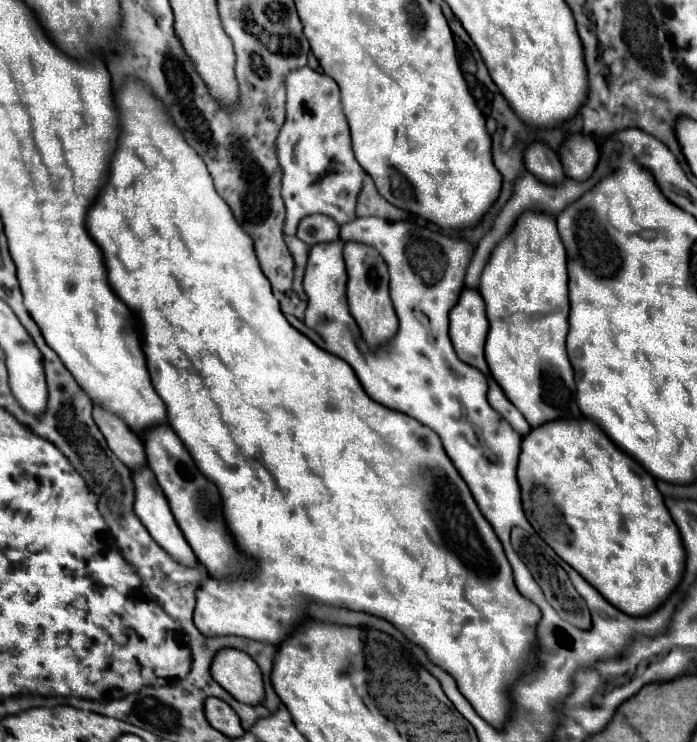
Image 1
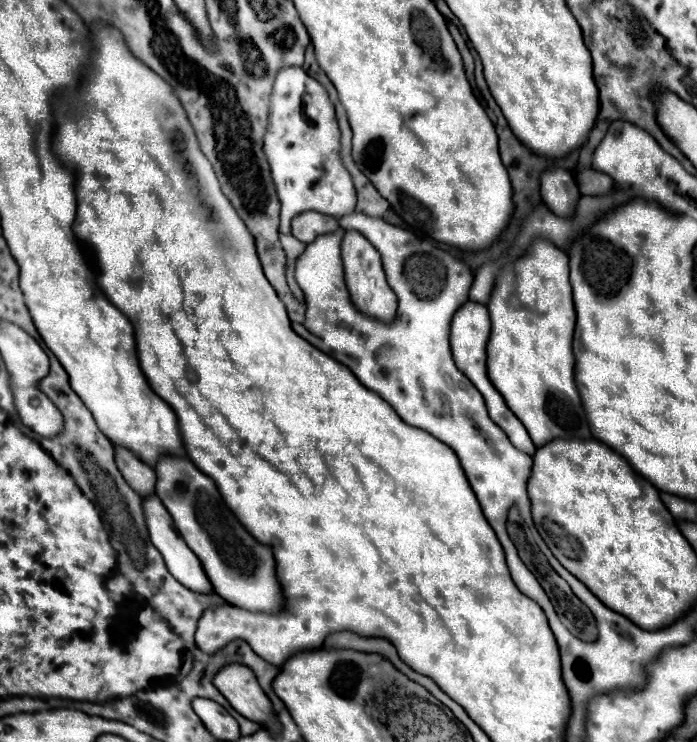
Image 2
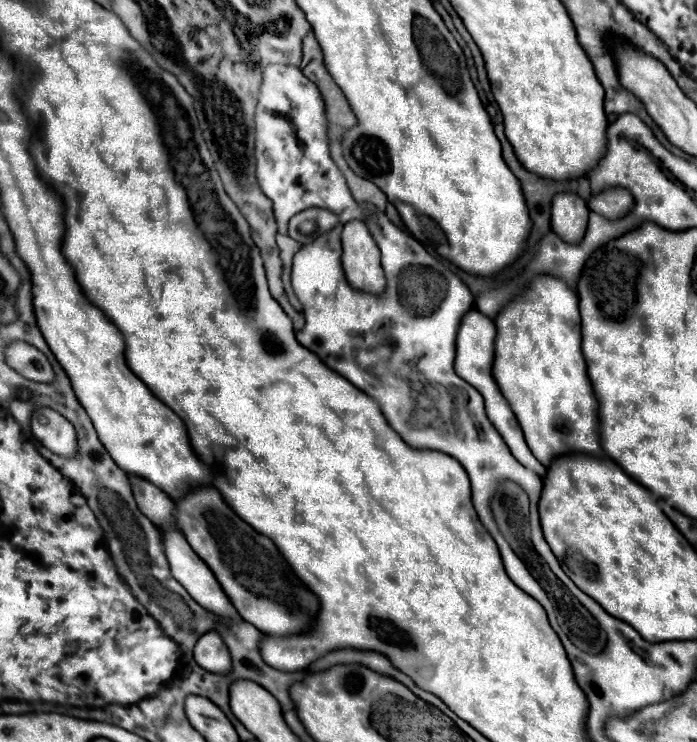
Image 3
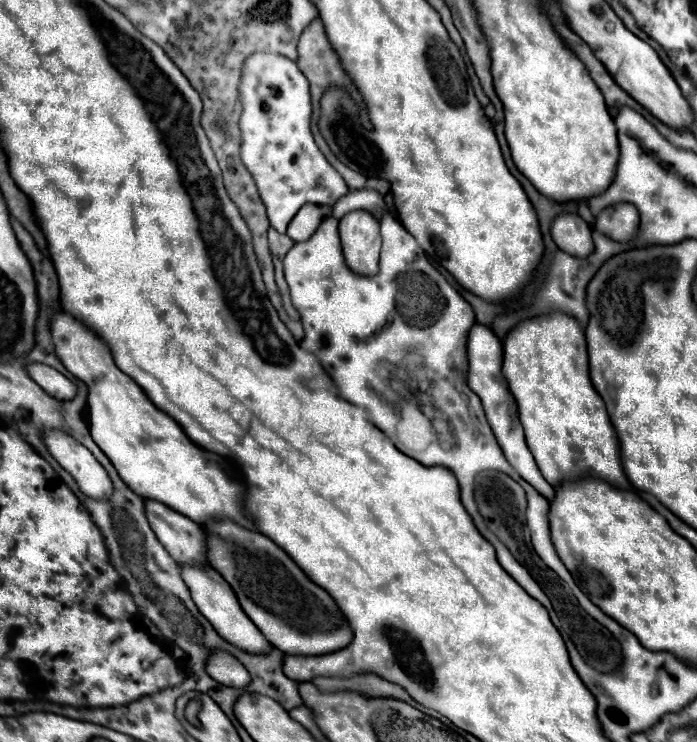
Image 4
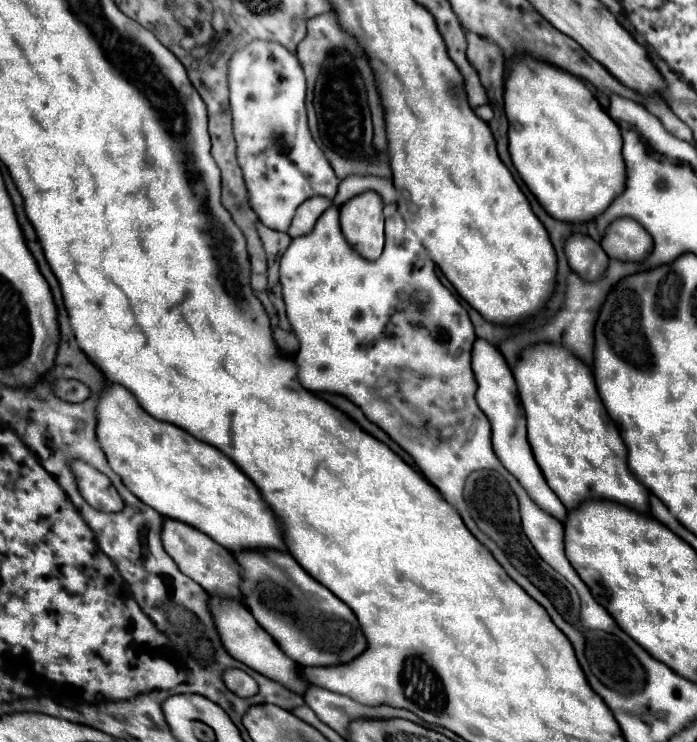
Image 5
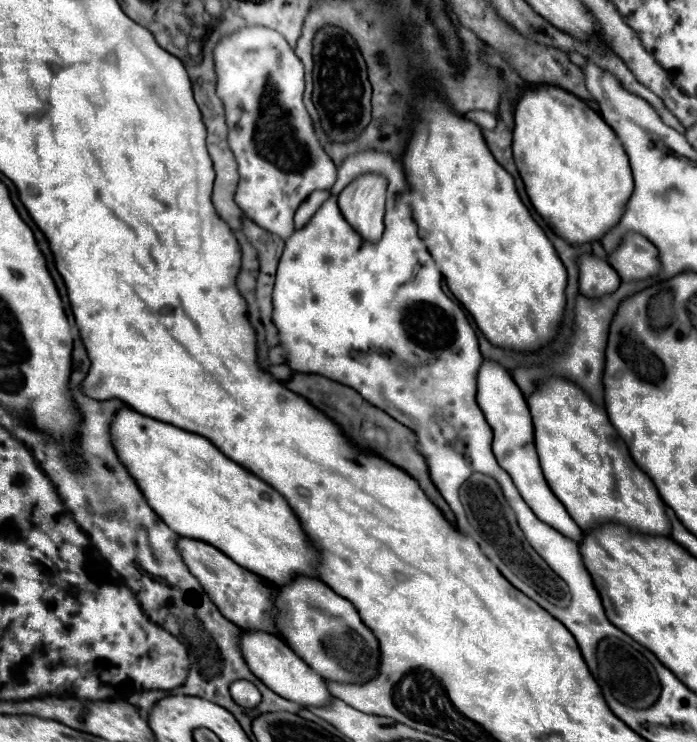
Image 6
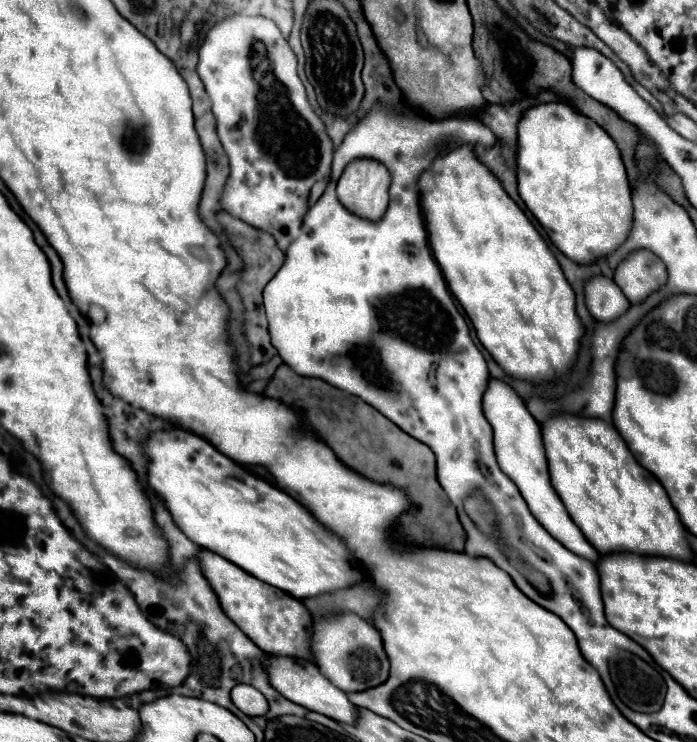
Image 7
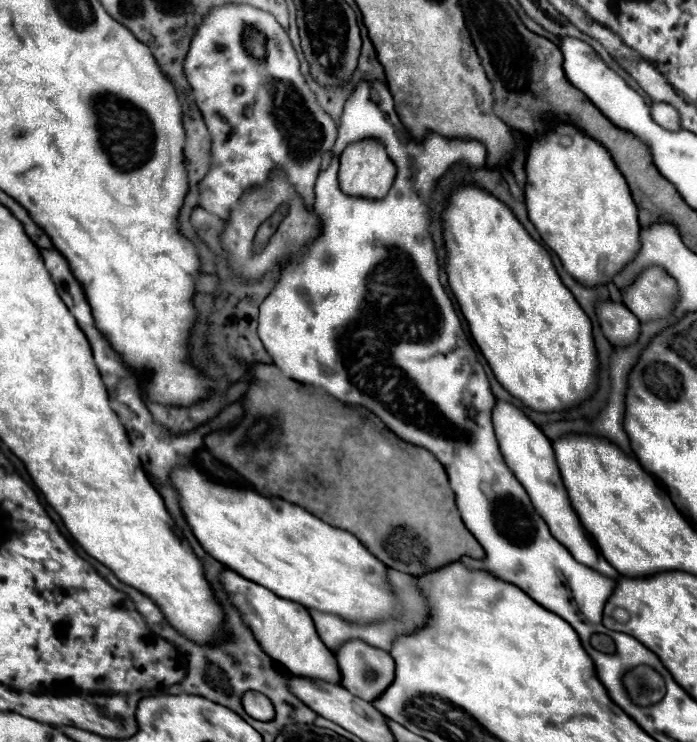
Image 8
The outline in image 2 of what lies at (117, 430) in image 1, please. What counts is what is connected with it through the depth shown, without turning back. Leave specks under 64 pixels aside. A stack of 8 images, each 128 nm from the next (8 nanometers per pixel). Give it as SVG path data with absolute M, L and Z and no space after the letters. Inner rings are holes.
M114 446L116 452L116 464L124 476L124 480L130 484L130 488L140 496L148 498L156 492L156 472L152 468L146 468L144 462L136 460L126 448Z

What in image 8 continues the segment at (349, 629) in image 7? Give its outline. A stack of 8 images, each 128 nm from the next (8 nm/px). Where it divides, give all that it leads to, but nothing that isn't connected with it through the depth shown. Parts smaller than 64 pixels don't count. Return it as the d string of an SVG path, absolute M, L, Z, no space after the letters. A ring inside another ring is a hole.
M352 640L334 654L340 664L342 686L366 702L380 698L394 682L396 664L394 658L384 650L372 648L360 640Z

